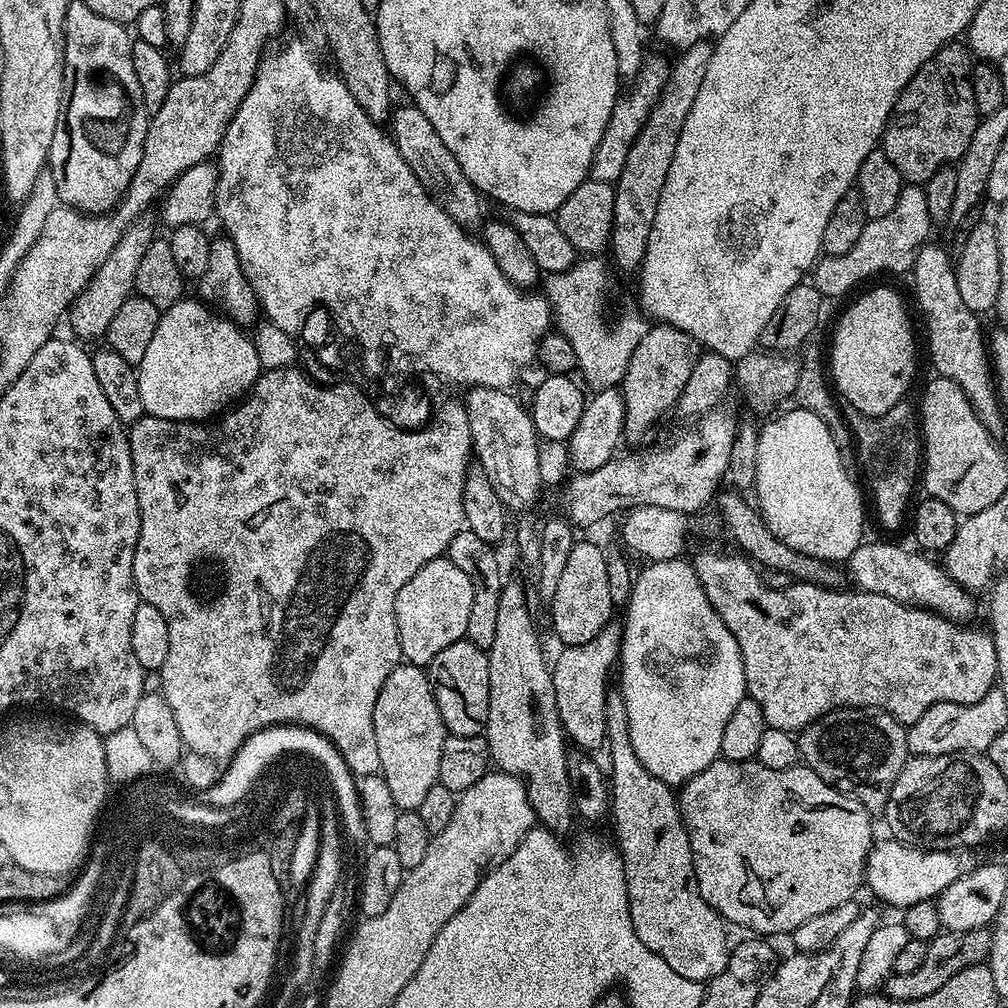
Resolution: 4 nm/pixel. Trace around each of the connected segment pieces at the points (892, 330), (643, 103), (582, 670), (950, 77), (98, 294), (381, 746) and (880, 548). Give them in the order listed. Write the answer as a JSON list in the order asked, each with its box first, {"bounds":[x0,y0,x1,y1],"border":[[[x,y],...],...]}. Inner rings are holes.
[{"bounds":[830,288,916,416],"border":[[[872,288],[869,292],[864,292],[844,313],[840,316],[840,321],[836,324],[836,333],[832,336],[832,368],[830,364],[830,380],[838,393],[839,399],[844,404],[854,406],[862,414],[870,416],[883,416],[895,404],[901,403],[905,399],[908,387],[912,384],[912,375],[916,372],[916,340],[912,337],[912,320],[908,317],[908,308],[904,305],[904,300],[892,288]]]},{"bounds":[591,55,669,185],"border":[[[649,55],[643,61],[640,73],[637,74],[635,80],[631,81],[632,92],[625,91],[617,99],[614,110],[610,114],[610,122],[606,122],[602,142],[598,142],[598,150],[594,150],[591,179],[615,185],[616,179],[622,174],[622,166],[626,162],[626,154],[630,150],[630,146],[636,140],[636,135],[642,130],[646,118],[659,102],[662,90],[668,84],[669,61],[664,61],[660,56],[651,56]]]},{"bounds":[551,619,624,754],"border":[[[619,619],[608,621],[602,630],[590,642],[561,647],[556,661],[551,661],[554,698],[558,702],[560,725],[564,728],[565,737],[577,749],[589,754],[595,748],[603,749],[608,739],[606,730],[606,698],[610,691],[608,675],[613,675],[620,658],[620,644],[624,640],[624,626]]]},{"bounds":[882,43,981,186],"border":[[[963,43],[943,44],[938,54],[934,54],[934,58],[926,61],[918,74],[910,78],[906,90],[902,90],[882,137],[882,151],[886,158],[890,158],[890,162],[894,162],[901,180],[923,186],[930,178],[934,178],[934,174],[938,174],[938,170],[955,165],[962,154],[966,154],[966,146],[970,146],[970,138],[974,138],[974,130],[981,117],[974,102],[973,63],[974,57]]]},{"bounds":[70,218,157,342],"border":[[[148,218],[137,219],[122,234],[106,262],[102,262],[102,266],[92,275],[90,283],[80,291],[70,309],[70,317],[72,316],[73,330],[80,332],[81,341],[89,342],[88,340],[96,340],[99,336],[100,339],[107,337],[110,322],[114,322],[114,314],[118,314],[122,302],[126,302],[126,298],[133,295],[142,254],[146,254],[146,250],[157,236],[155,226]]]},{"bounds":[374,662,446,812],"border":[[[401,662],[382,682],[378,702],[374,702],[374,739],[378,741],[379,775],[384,777],[396,807],[414,812],[422,806],[430,786],[438,783],[438,766],[446,729],[438,702],[432,693],[432,681],[419,664]]]},{"bounds":[846,540,976,622],"border":[[[876,540],[873,544],[861,542],[854,554],[846,562],[846,570],[851,583],[861,592],[882,594],[886,598],[894,598],[894,602],[913,604],[915,608],[926,608],[929,612],[937,612],[947,620],[972,622],[976,616],[976,600],[969,589],[964,588],[950,574],[945,572],[939,563],[936,564],[931,555],[923,551],[911,552],[900,544],[883,544]]]}]

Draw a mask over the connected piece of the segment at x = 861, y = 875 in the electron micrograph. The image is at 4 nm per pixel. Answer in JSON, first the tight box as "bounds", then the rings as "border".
{"bounds":[678,758,874,938],"border":[[[718,758],[706,770],[702,770],[694,778],[690,778],[678,792],[680,816],[690,838],[694,874],[698,882],[698,890],[704,901],[722,918],[742,926],[749,933],[759,934],[764,938],[773,938],[783,934],[791,934],[802,922],[814,918],[818,914],[826,914],[826,910],[834,910],[834,906],[842,906],[853,899],[856,891],[862,888],[866,878],[866,867],[869,850],[874,843],[872,836],[872,814],[853,796],[842,794],[834,786],[827,784],[818,774],[808,768],[797,766],[786,770],[770,770],[770,766],[762,766],[759,760],[726,760]]]}

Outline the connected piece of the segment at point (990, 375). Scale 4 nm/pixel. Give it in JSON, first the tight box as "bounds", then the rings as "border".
{"bounds":[910,242,1004,434],"border":[[[927,242],[918,249],[910,274],[913,275],[912,282],[916,292],[916,300],[922,310],[926,324],[928,356],[932,359],[933,366],[936,367],[935,375],[945,376],[947,380],[953,380],[955,384],[962,386],[962,390],[970,398],[978,418],[982,418],[982,422],[988,427],[988,431],[993,434],[1000,434],[1000,431],[1004,428],[1004,420],[1000,417],[1002,405],[994,379],[994,368],[988,355],[986,336],[985,333],[982,334],[979,315],[970,310],[959,295],[955,263],[951,255],[948,256],[942,247],[933,244],[933,242]]]}

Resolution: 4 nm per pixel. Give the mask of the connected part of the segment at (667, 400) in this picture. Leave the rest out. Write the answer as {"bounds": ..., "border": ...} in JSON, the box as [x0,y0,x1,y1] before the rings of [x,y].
{"bounds":[622,323,702,441],"border":[[[657,323],[652,327],[656,328],[647,329],[642,342],[635,347],[622,383],[625,441],[642,439],[651,430],[652,424],[675,409],[676,399],[690,378],[690,370],[694,370],[702,355],[701,344],[690,334],[669,324]]]}

